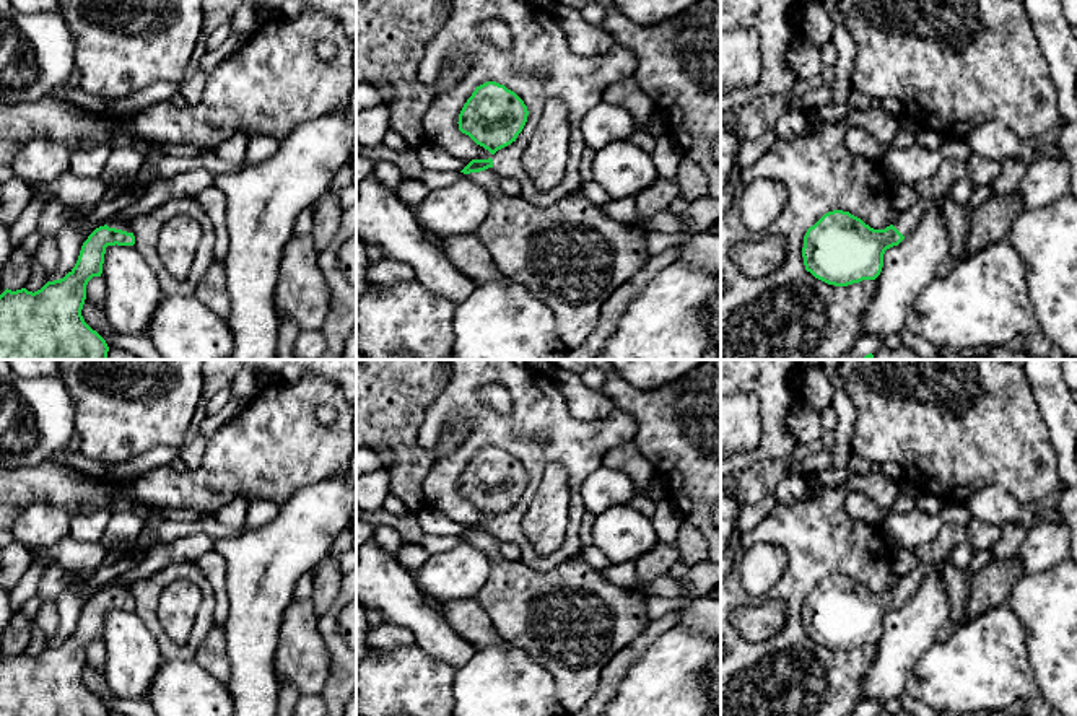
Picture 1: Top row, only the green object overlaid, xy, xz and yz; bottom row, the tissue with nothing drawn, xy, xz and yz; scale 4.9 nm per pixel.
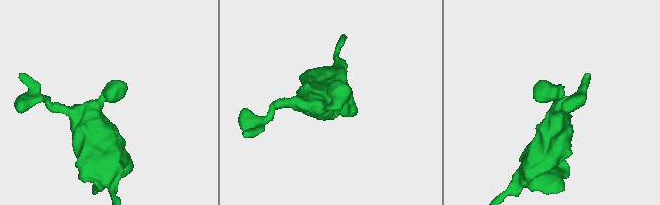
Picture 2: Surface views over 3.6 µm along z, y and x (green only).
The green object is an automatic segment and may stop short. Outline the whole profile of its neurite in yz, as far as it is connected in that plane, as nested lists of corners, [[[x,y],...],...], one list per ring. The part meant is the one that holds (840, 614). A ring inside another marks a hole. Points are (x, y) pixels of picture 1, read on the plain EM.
[[[942,560],[919,563],[885,594],[874,594],[849,576],[825,578],[804,600],[805,635],[835,651],[875,644],[882,636],[885,615],[911,599],[919,584],[932,573],[937,573],[945,583],[957,628],[970,622],[966,607],[975,574],[968,566],[958,568],[948,560]]]

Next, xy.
[[[129,584],[96,592],[83,607],[75,631],[37,656],[0,659],[0,716],[109,716],[83,683],[86,649],[101,641],[107,610],[133,610]]]

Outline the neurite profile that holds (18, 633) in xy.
[[[13,613],[0,638],[2,649],[11,656],[24,653],[33,638],[33,622],[24,613]]]

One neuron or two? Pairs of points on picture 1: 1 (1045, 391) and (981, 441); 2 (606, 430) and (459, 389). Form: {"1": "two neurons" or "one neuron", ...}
{"1": "two neurons", "2": "one neuron"}

